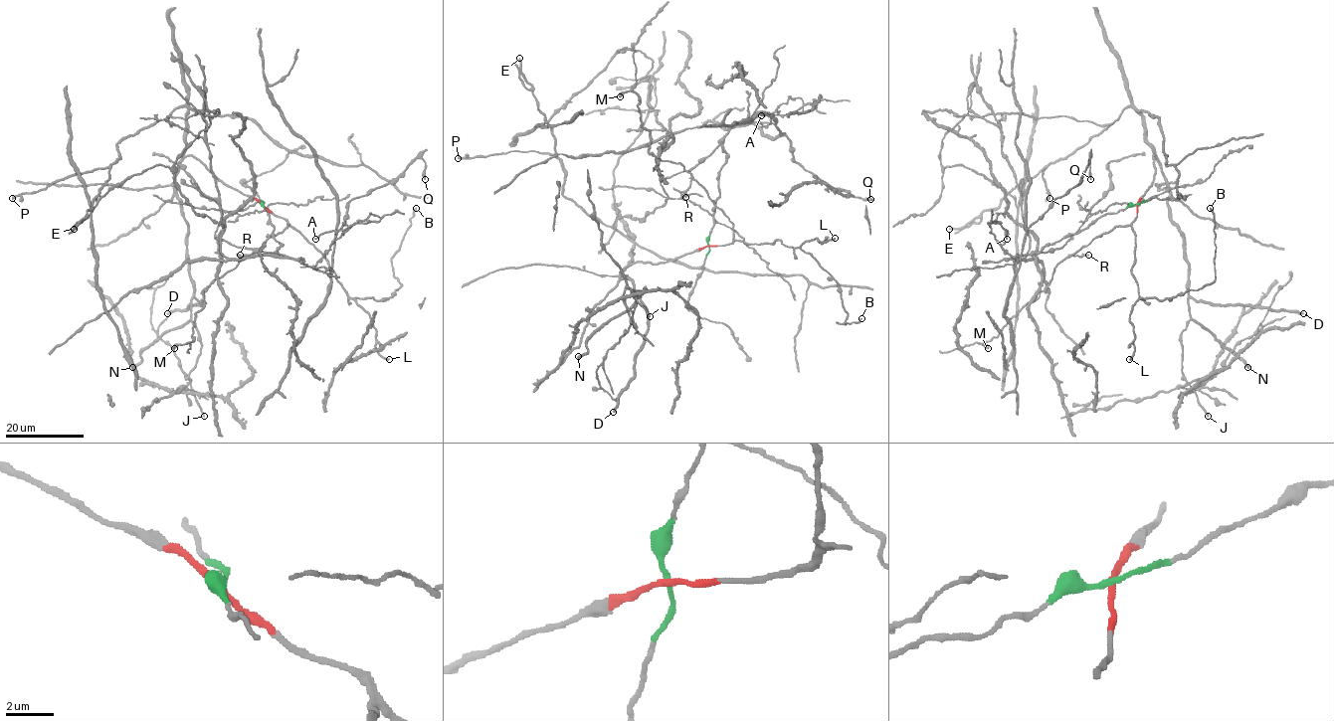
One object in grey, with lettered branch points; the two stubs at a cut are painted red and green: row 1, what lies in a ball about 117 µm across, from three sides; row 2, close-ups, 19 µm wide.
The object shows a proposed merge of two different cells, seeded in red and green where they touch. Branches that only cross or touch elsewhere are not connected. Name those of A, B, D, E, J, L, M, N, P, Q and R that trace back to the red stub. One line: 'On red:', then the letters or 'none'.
On red: B, D, E, J, L, M, N, P, R

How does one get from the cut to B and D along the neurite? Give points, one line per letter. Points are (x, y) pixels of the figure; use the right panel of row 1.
B: (1137, 205), (1131, 272), (1139, 298), (1158, 300), (1215, 279), (1210, 207)
D: (1137, 205), (1153, 182), (1154, 156), (1170, 198), (1169, 215), (1182, 236), (1188, 294), (1214, 303), (1303, 312)

